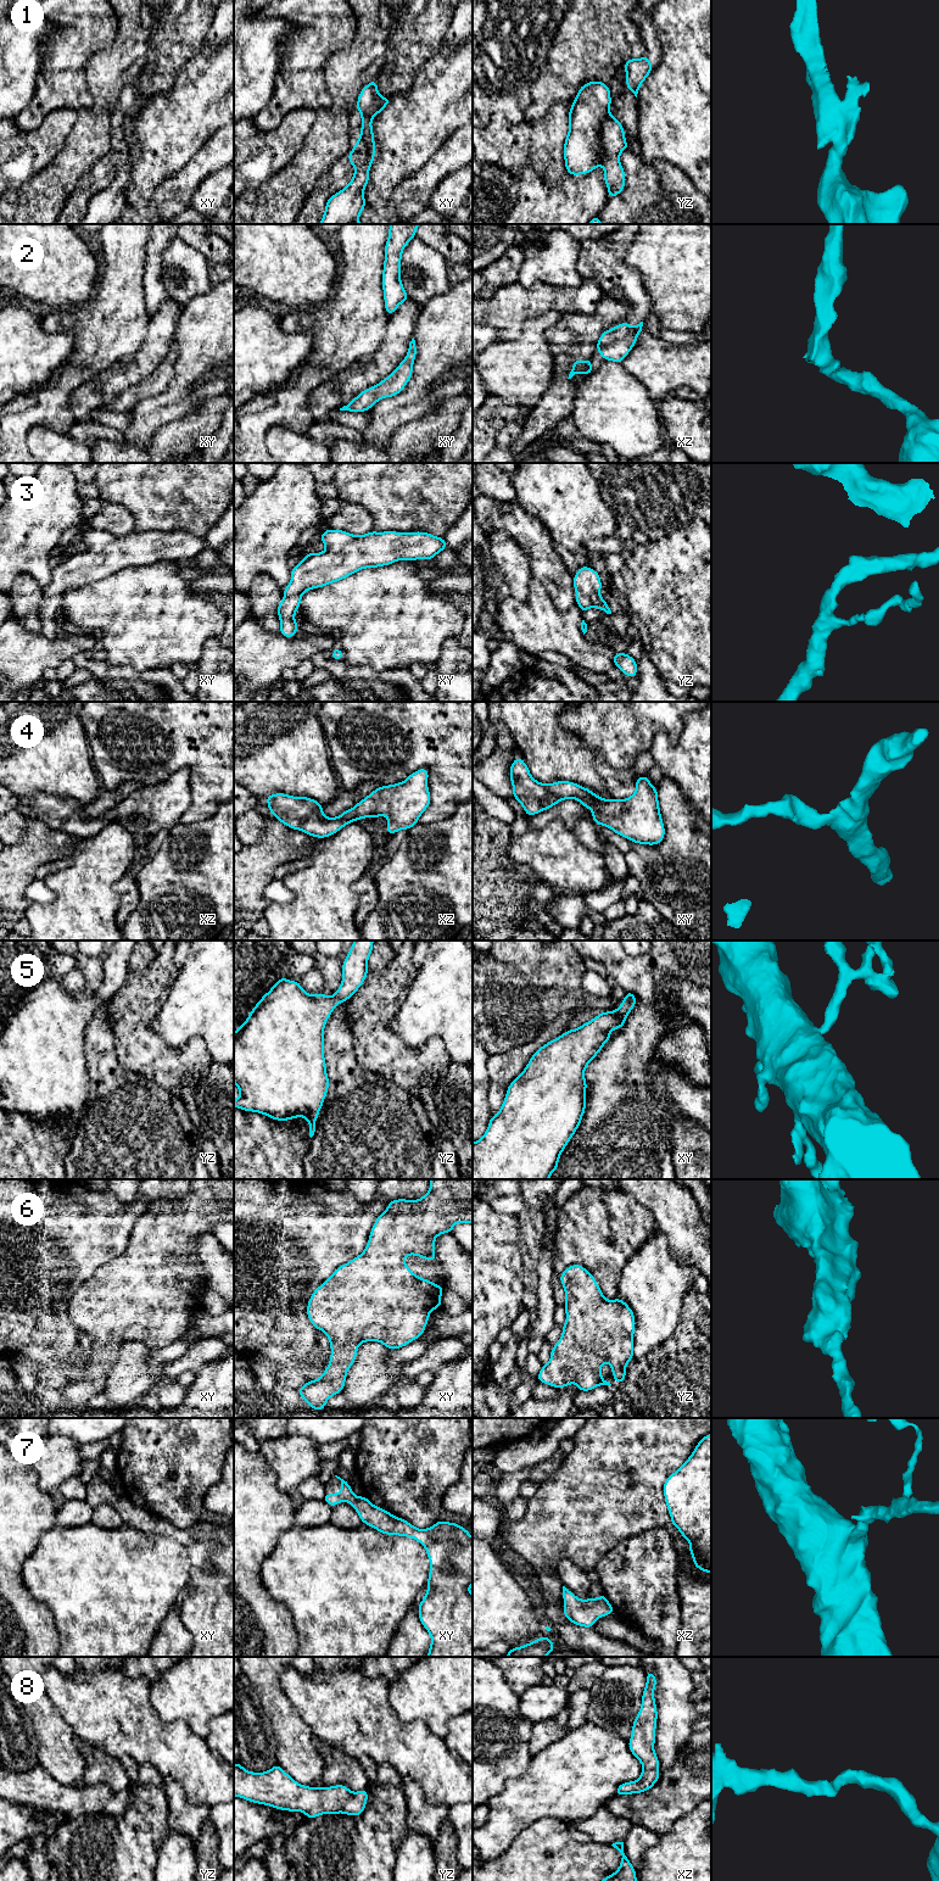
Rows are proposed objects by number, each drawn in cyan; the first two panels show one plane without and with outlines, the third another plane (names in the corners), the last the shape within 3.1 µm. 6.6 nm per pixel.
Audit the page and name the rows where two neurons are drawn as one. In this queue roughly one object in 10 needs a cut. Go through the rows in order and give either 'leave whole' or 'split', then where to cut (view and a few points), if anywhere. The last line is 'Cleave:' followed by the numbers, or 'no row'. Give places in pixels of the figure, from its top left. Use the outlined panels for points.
1: split; cut in xy along (368, 117), (362, 124), (367, 158), (356, 168)
2: leave whole; no cut
3: leave whole; no cut
4: leave whole; no cut
5: leave whole; no cut
6: leave whole; no cut
7: leave whole; no cut
8: leave whole; no cut
Cleave: 1

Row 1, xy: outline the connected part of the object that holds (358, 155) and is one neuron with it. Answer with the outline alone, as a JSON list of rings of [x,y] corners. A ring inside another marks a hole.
[[[363,127],[360,128],[360,135],[354,144],[352,151],[347,155],[351,166],[357,168],[358,166],[363,164],[368,158],[368,150],[367,144],[363,138]]]

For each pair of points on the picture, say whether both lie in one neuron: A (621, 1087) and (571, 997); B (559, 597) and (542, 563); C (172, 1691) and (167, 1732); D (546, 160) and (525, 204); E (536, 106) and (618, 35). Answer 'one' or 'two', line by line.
A: two
B: one
C: two
D: two
E: one

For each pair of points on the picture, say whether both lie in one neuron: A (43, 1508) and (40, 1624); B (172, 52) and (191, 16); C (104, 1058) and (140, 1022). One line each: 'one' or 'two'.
A: one
B: one
C: two

